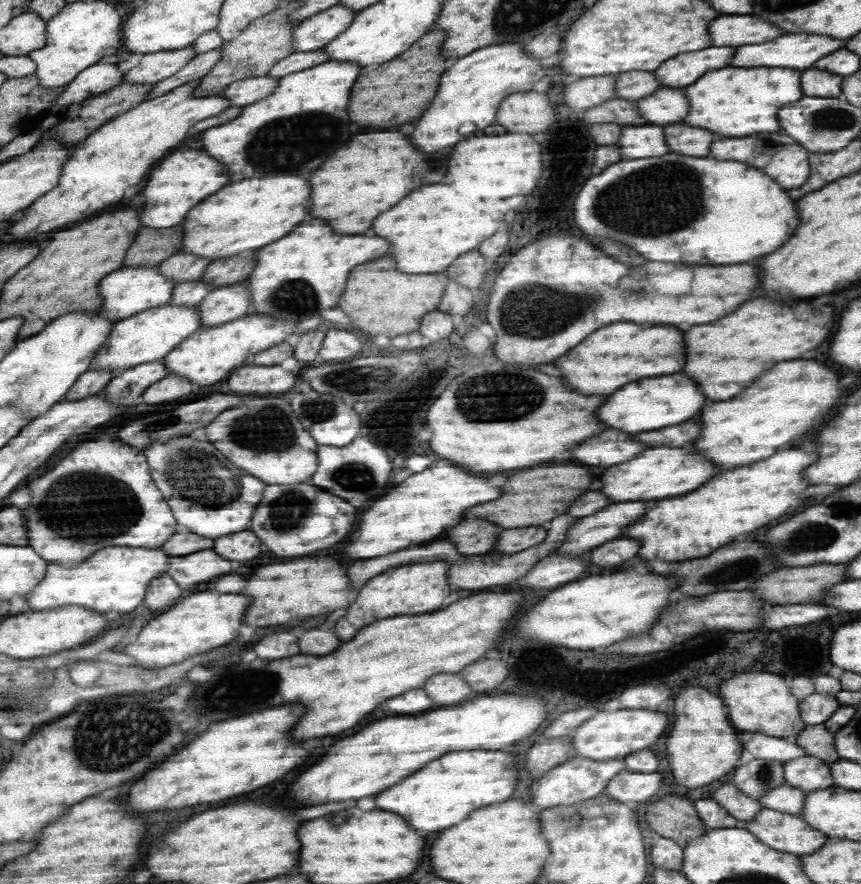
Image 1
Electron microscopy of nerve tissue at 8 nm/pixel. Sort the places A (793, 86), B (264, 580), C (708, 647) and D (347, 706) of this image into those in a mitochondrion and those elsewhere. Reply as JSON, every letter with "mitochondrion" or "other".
{"A":"other","B":"other","C":"other","D":"other"}

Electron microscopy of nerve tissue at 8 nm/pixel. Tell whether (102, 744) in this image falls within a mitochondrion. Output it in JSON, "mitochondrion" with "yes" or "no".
{"mitochondrion":"yes"}

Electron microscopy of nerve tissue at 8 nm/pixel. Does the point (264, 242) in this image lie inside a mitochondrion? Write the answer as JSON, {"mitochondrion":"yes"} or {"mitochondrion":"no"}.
{"mitochondrion":"no"}

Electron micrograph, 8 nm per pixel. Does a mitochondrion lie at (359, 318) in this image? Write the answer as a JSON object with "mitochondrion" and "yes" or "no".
{"mitochondrion":"no"}

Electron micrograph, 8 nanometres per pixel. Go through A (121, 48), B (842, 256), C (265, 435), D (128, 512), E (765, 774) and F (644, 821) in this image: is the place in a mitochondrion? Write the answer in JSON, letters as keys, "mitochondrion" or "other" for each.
{"A":"other","B":"other","C":"mitochondrion","D":"mitochondrion","E":"mitochondrion","F":"other"}

